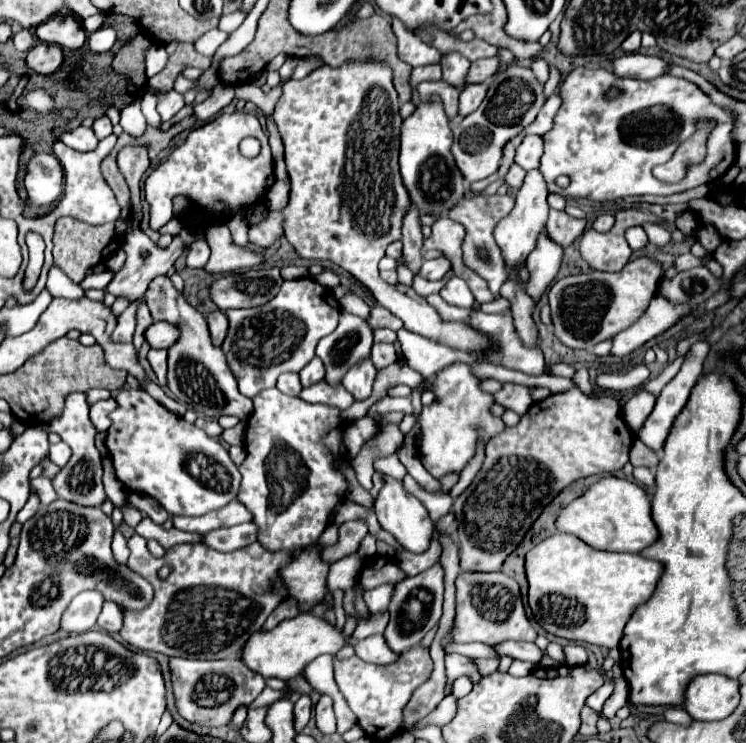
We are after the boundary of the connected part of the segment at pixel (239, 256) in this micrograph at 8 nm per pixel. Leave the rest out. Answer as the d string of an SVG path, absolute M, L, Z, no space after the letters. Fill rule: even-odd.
M215 223L215 225L207 227L205 239L211 247L211 257L205 265L205 271L209 275L235 273L237 269L253 267L253 265L259 265L263 261L261 255L255 255L253 251L247 251L243 247L233 245L227 223Z

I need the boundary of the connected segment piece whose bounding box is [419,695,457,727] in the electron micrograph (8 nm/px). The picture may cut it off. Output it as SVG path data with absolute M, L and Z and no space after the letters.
M447 695L445 701L441 701L441 705L421 721L419 727L423 725L429 725L429 723L435 723L435 725L447 725L453 717L457 715L457 699L453 695Z

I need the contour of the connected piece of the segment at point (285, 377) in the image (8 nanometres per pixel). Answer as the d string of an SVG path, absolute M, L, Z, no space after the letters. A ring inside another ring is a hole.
M283 373L279 379L277 379L277 389L285 395L297 395L301 393L301 381L299 381L299 375L297 373Z

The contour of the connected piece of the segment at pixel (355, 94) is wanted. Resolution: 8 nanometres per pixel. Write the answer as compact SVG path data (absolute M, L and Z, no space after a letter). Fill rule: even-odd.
M353 61L343 63L337 69L323 65L305 79L287 81L283 85L283 95L275 105L273 119L285 145L285 163L291 179L289 205L283 209L285 237L293 245L297 255L301 259L331 261L343 267L375 295L379 305L387 307L393 315L397 315L405 323L405 329L411 333L469 353L487 349L489 341L481 333L477 333L463 321L445 323L439 313L425 301L425 297L413 291L413 287L401 283L389 285L379 277L377 265L385 257L387 245L401 239L401 223L411 207L409 193L403 189L397 163L399 129L403 119L399 115L399 101L397 91L391 83L389 65L381 65L379 61Z

